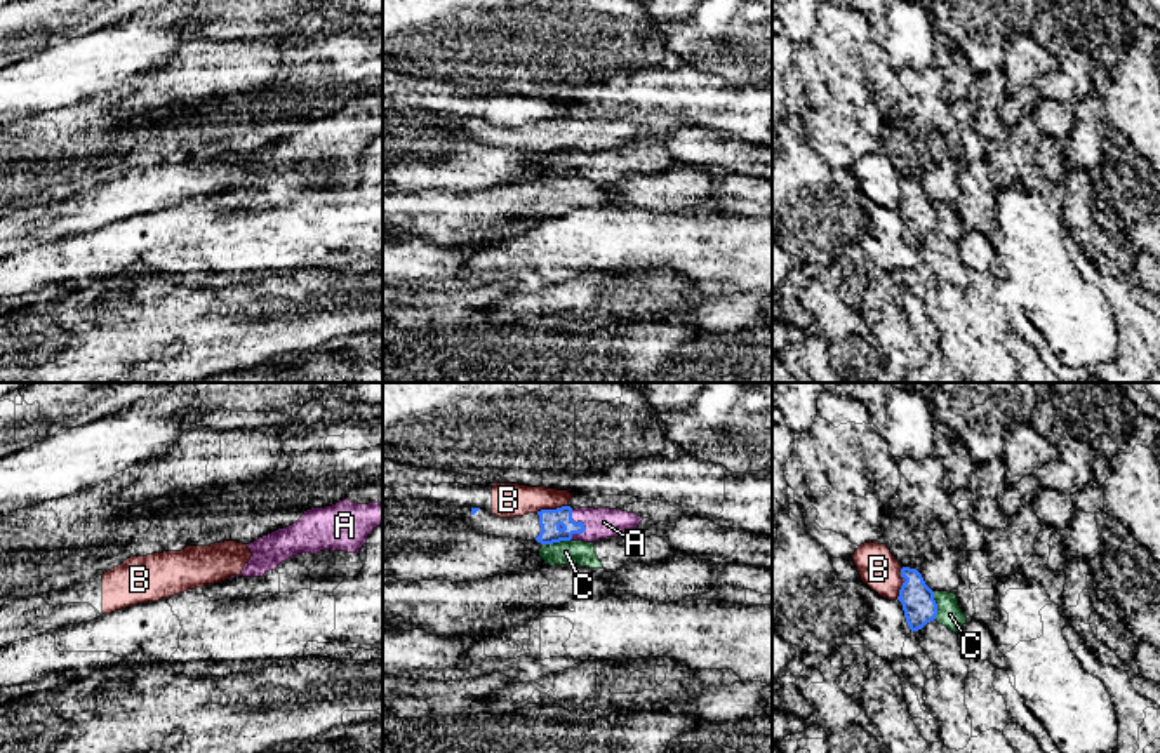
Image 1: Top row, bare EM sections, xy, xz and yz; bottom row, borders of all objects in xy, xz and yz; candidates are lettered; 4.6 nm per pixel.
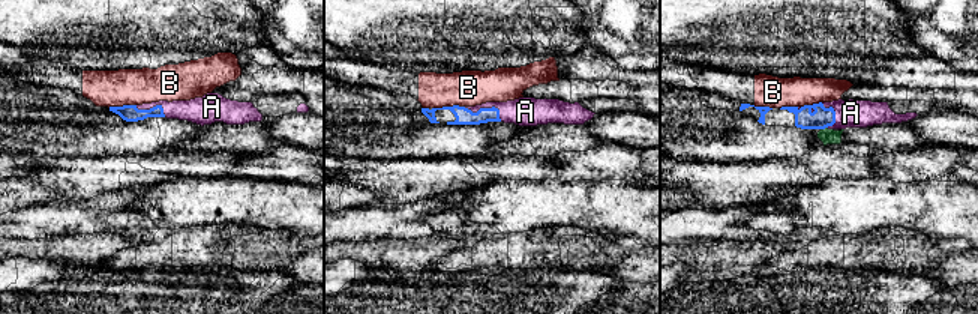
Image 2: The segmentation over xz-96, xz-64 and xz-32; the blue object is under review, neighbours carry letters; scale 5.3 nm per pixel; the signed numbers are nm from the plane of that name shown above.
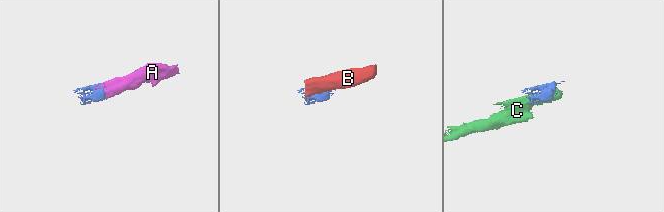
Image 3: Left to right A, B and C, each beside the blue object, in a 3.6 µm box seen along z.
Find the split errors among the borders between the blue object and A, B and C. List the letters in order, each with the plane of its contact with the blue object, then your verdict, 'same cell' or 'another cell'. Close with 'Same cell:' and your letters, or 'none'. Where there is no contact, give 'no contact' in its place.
A: meets blue in xz; same cell
B: meets blue in xz; another cell
C: meets blue in xz; another cell
Same cell: A

